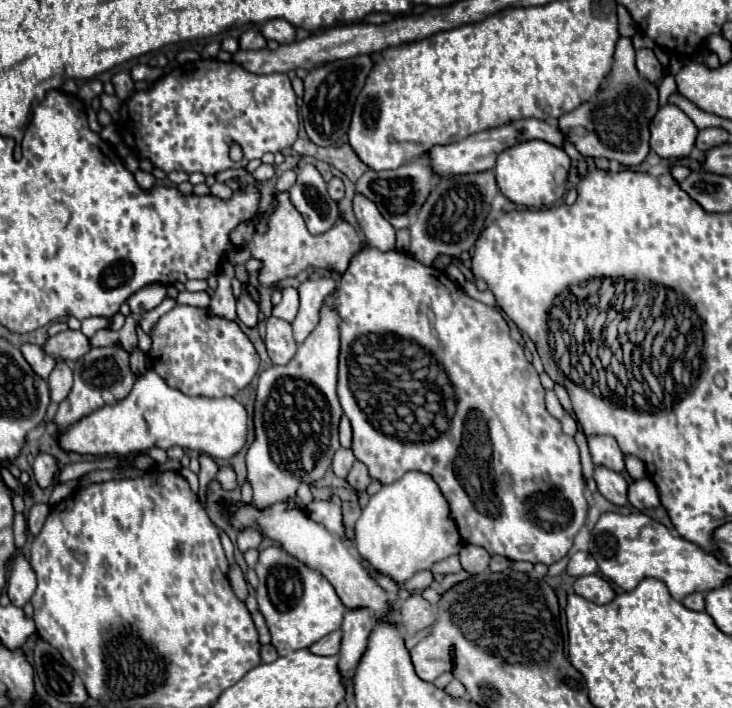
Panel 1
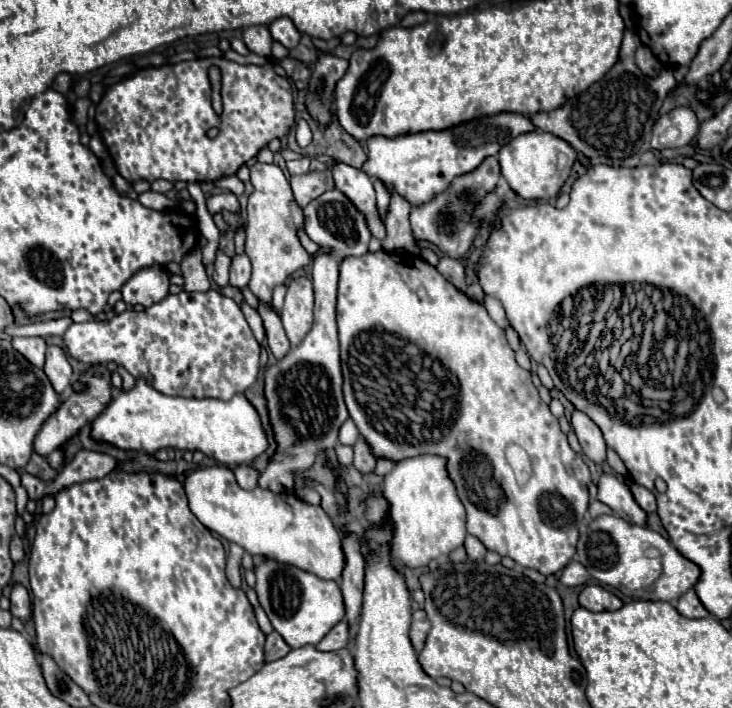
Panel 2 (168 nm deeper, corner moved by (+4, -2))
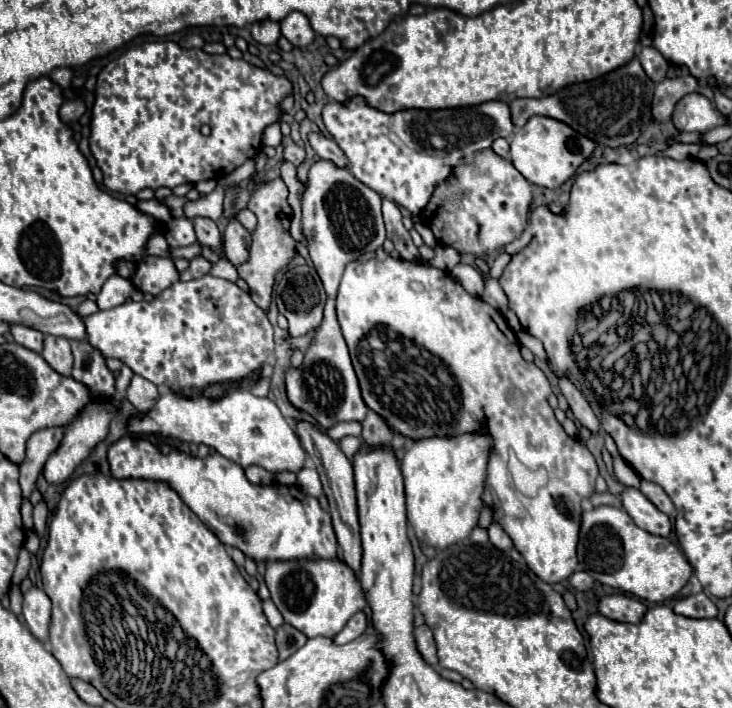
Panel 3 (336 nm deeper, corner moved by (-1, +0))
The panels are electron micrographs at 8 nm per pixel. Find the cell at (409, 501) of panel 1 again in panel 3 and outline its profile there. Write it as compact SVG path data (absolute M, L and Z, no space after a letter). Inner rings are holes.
M486 425L476 433L462 433L456 437L428 437L424 441L414 441L402 459L402 475L406 483L406 507L408 519L416 531L416 537L432 547L444 549L452 543L468 539L478 523L480 509L484 507L482 491L486 485L486 467L492 449L492 435Z

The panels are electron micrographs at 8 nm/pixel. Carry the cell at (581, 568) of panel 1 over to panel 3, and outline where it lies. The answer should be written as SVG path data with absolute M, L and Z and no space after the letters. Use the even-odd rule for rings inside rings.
M580 571L580 573L574 573L574 575L570 577L570 585L572 585L574 589L578 589L578 591L588 591L588 589L592 589L594 579L592 579L588 573Z

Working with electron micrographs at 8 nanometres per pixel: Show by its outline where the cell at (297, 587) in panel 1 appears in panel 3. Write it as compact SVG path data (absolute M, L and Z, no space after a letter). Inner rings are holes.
M338 557L268 561L264 579L284 621L302 631L306 637L334 637L354 613L366 607L366 595L354 569Z

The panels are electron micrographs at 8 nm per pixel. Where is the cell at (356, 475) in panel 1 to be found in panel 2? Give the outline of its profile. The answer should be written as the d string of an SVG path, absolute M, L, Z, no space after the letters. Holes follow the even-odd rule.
M359 439L359 441L353 445L353 451L355 451L353 467L355 467L359 473L363 473L363 475L371 473L371 471L375 469L375 457L369 453L369 447L365 445L365 441Z

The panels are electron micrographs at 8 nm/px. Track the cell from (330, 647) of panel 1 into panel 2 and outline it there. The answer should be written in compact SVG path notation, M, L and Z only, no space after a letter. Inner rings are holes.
M339 621L315 647L317 647L319 651L337 651L337 649L347 647L347 641L349 641L347 621Z

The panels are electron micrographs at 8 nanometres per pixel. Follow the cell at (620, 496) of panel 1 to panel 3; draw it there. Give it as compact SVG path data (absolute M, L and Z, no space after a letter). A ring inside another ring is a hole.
M628 487L622 493L622 505L640 529L644 529L652 535L660 535L660 537L670 535L672 525L670 525L668 515L664 515L660 509L656 509L656 505L652 505L652 501L648 501L638 489Z

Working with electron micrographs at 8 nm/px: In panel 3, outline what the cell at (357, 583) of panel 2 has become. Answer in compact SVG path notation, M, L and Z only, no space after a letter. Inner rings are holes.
M296 421L294 425L302 447L306 449L308 457L312 459L320 481L324 485L324 495L328 497L330 503L330 515L334 523L334 531L340 543L340 555L342 559L358 573L360 561L362 561L362 545L360 545L360 527L358 527L358 511L356 511L356 491L354 491L354 471L350 459L340 451L338 443L332 441L324 431L320 431L316 425L308 421Z

